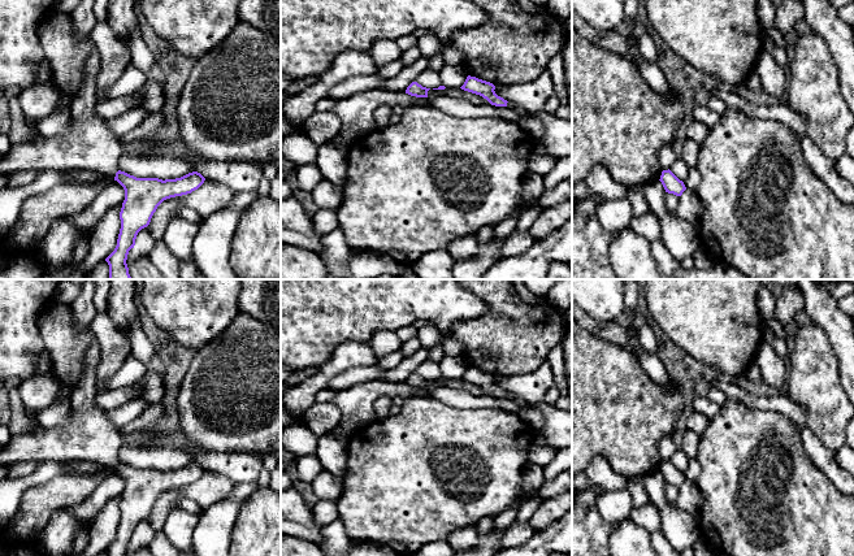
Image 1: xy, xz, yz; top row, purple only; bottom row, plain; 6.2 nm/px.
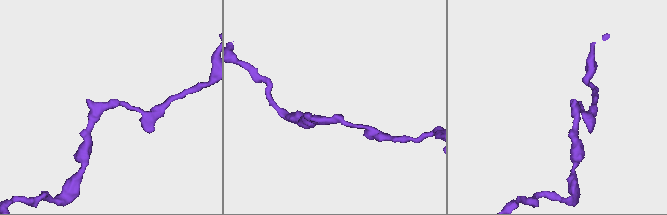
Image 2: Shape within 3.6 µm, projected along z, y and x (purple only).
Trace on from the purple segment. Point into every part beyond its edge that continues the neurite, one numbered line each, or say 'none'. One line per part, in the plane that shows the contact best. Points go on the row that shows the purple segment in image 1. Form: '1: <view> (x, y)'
1: xy (89, 144)

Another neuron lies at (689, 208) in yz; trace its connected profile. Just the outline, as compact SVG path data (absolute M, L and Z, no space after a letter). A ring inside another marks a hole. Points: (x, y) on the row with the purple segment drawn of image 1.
M685 190L679 196L679 205L673 212L669 212L672 217L677 217L693 223L697 229L701 226L702 204L695 191Z

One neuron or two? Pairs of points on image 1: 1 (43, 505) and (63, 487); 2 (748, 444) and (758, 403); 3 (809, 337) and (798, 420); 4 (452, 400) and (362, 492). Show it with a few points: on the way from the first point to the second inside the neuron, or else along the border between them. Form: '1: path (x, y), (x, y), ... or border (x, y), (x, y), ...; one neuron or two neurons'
1: path (48, 500), (57, 492); one neuron
2: border (728, 398), (755, 408), (777, 411), (787, 416); two neurons
3: border (787, 394), (803, 409), (806, 425); two neurons
4: border (425, 396), (458, 408), (477, 408); two neurons

